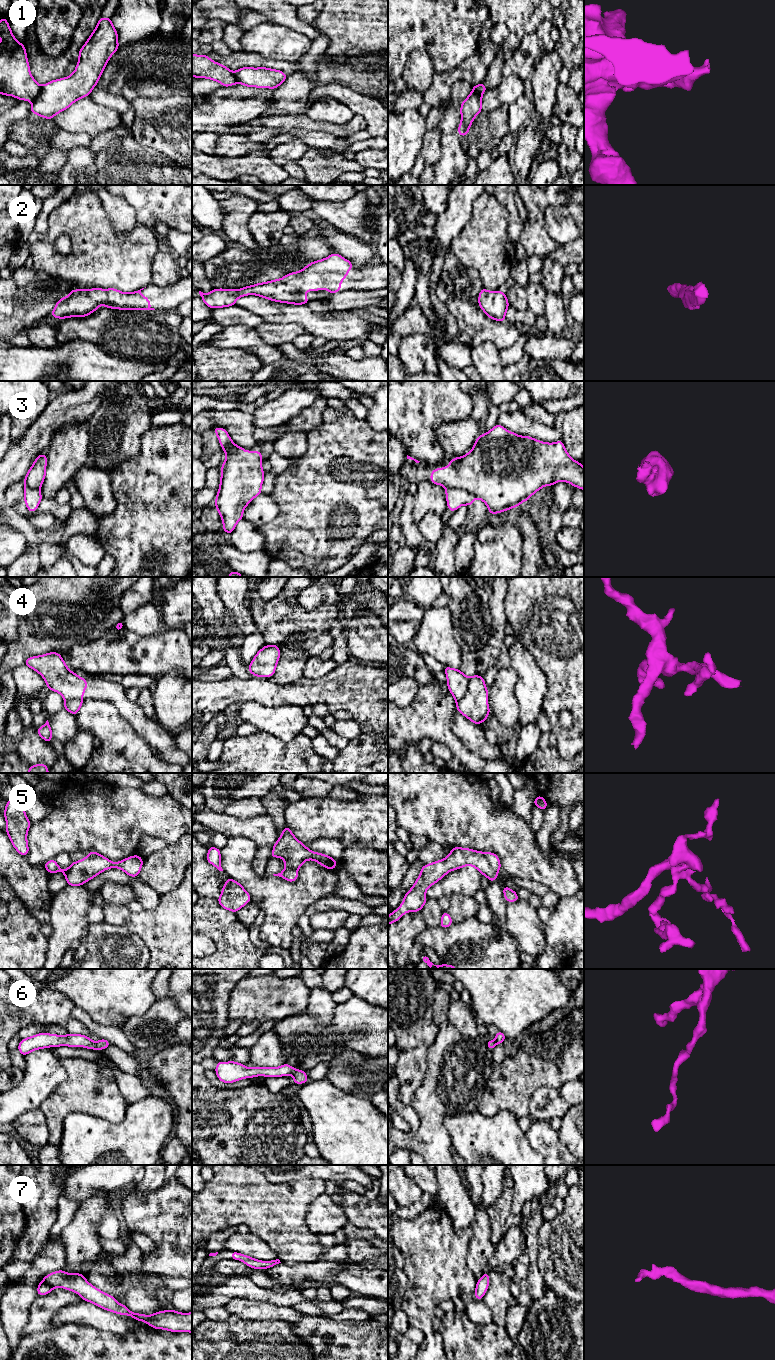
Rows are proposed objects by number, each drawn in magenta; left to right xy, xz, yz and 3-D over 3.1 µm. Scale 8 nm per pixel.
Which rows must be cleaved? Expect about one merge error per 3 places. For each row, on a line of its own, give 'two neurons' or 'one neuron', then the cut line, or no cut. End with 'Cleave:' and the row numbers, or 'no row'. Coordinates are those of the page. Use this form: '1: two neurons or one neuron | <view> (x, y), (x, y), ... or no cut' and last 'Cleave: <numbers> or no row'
1: two neurons | xy (42, 86), (39, 94), (32, 101)
2: one neuron | no cut
3: two neurons | yz (446, 486), (465, 489), (475, 497)
4: two neurons | yz (469, 677), (466, 693), (456, 701)
5: two neurons | yz (482, 852), (496, 871)
6: one neuron | no cut
7: one neuron | no cut
Cleave: 1, 3, 4, 5

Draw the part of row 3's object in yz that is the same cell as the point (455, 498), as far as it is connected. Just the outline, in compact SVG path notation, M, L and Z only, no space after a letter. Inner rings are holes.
M445 488L447 508L454 512L462 505L471 506L475 496L464 489Z

